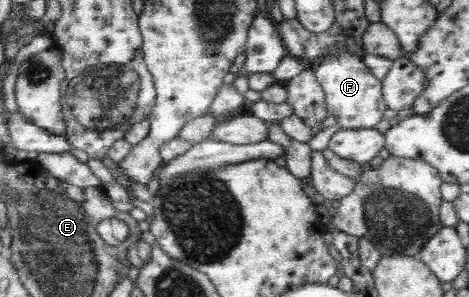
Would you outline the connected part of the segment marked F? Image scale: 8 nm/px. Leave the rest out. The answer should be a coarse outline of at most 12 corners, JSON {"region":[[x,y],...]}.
{"region":[[328,52],[312,70],[327,115],[373,128],[387,108],[361,58]]}

